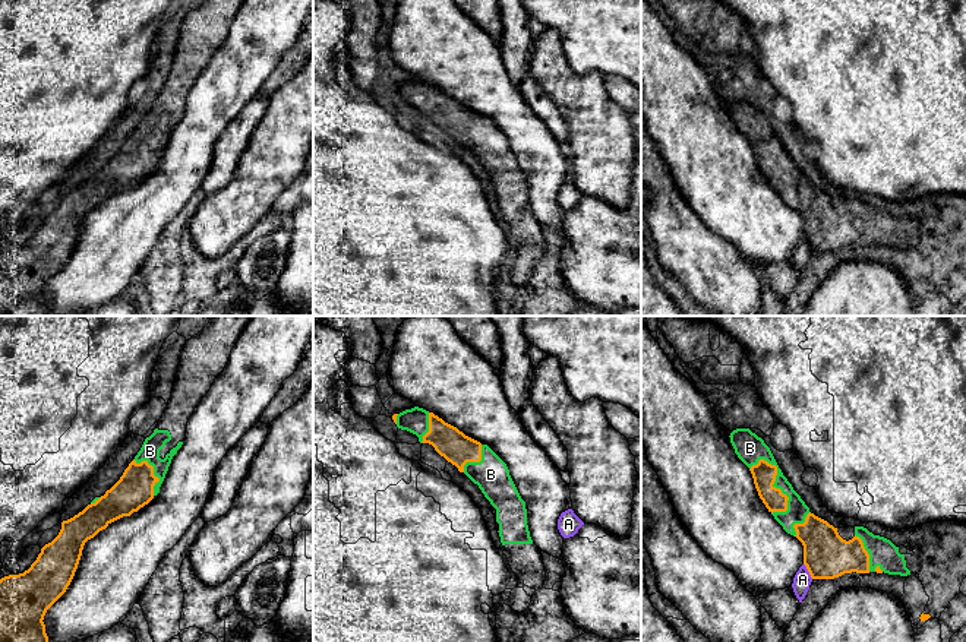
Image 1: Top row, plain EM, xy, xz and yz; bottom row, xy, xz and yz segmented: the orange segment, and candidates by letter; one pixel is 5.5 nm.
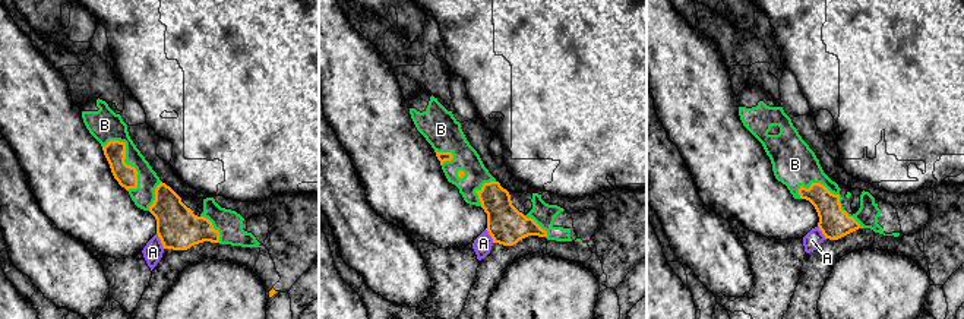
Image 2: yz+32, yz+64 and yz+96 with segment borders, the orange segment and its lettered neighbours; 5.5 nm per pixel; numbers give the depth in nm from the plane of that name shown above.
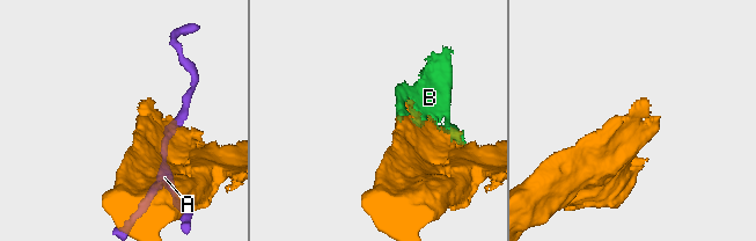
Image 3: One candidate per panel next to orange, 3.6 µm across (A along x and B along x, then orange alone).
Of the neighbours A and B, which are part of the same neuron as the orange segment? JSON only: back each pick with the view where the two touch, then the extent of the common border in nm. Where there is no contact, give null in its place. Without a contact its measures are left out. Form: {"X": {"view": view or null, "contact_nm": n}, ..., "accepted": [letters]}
{"B": {"view": "yz", "contact_nm": 340}, "accepted": ["B"]}

